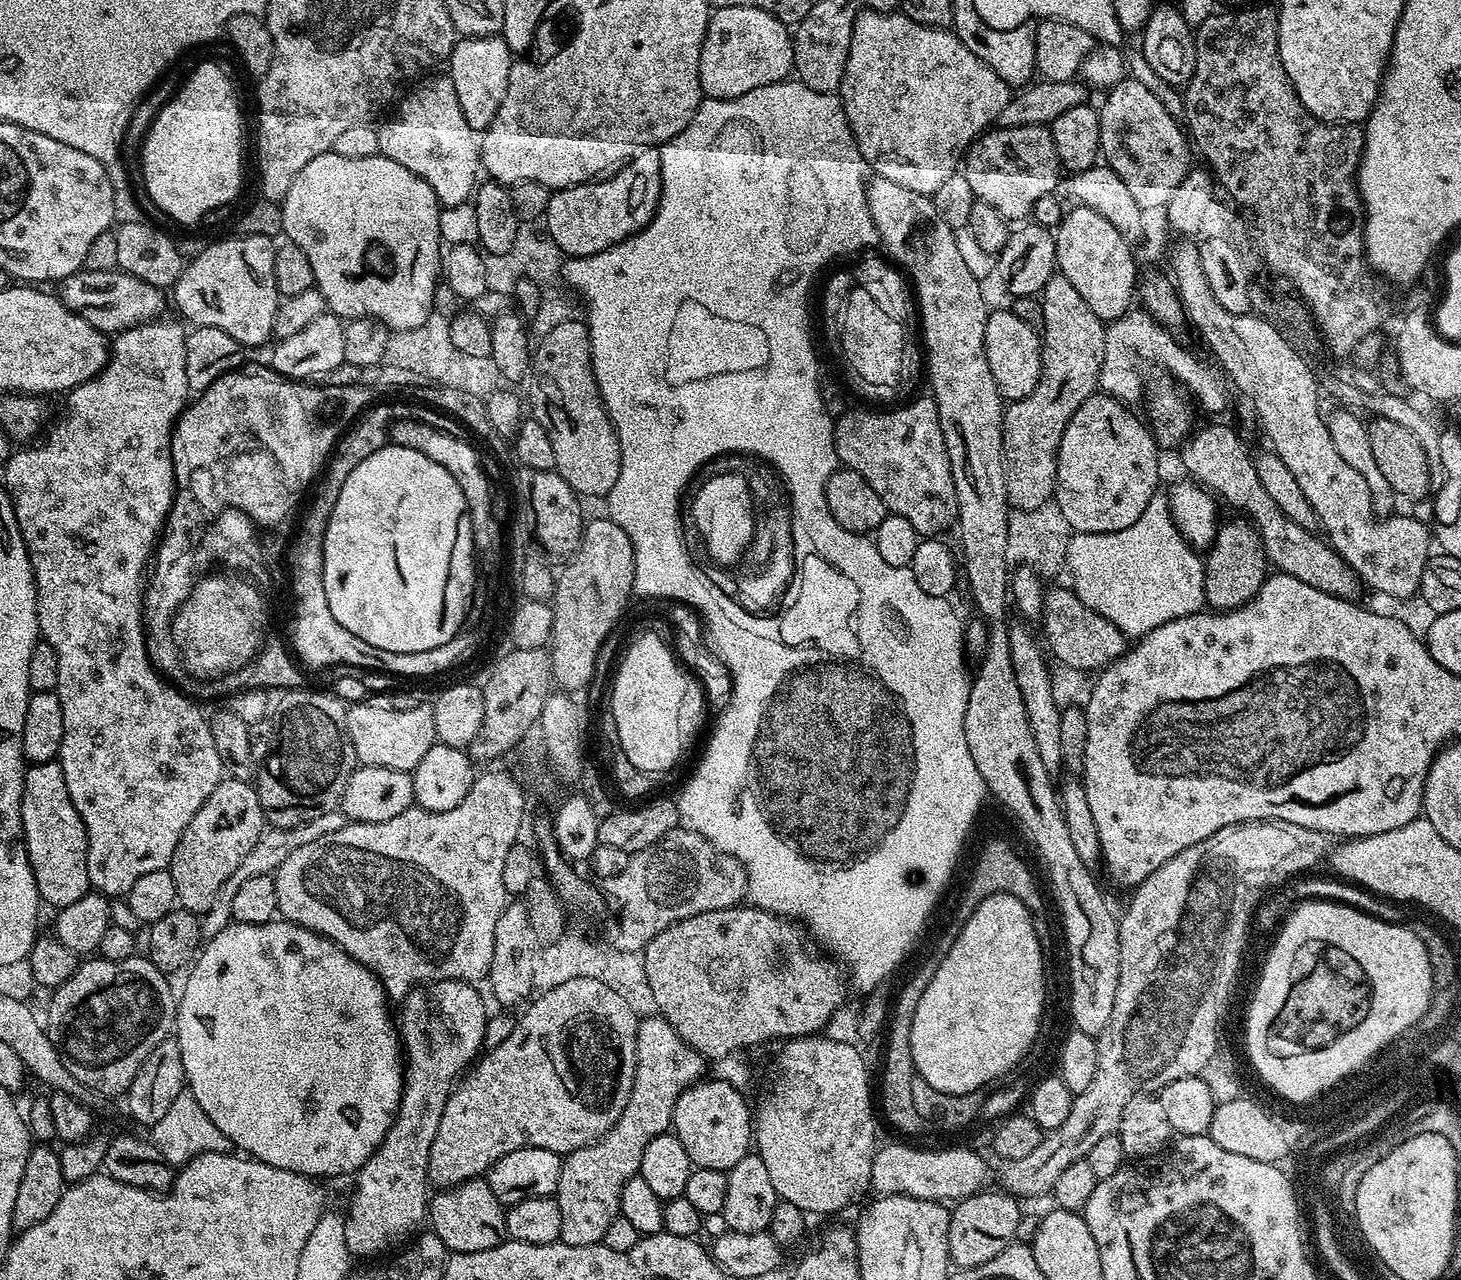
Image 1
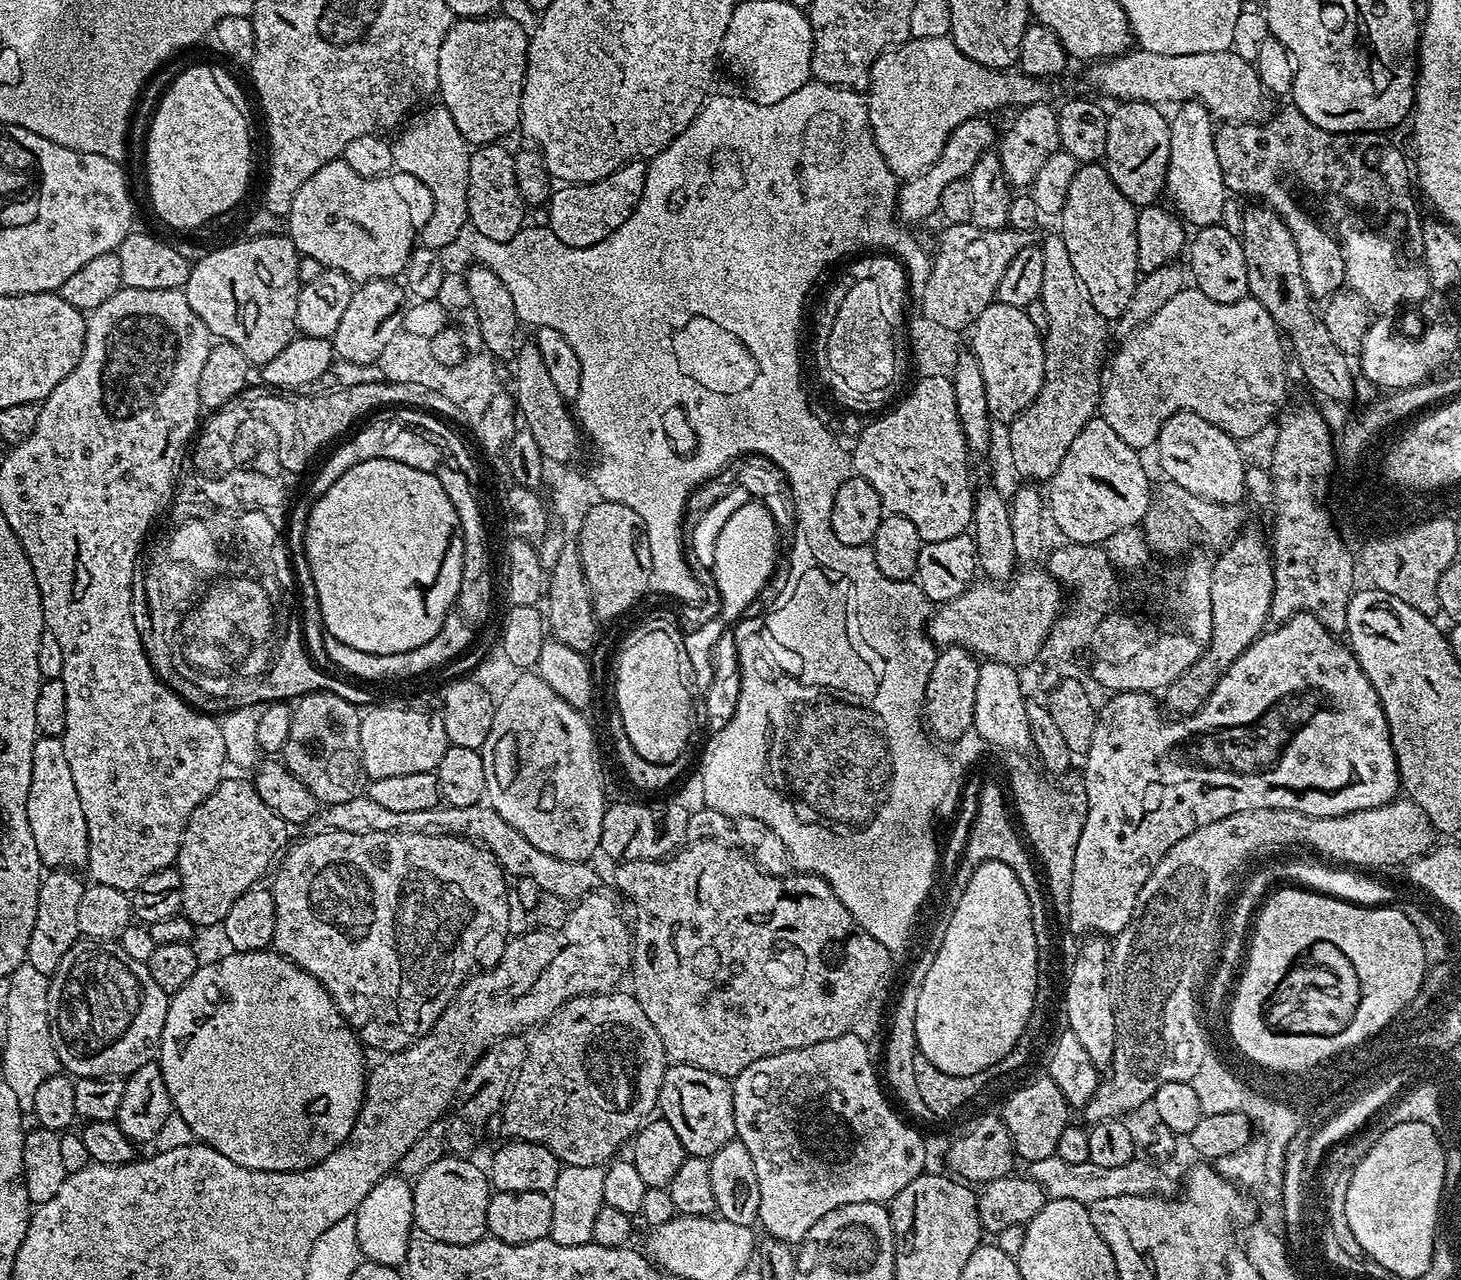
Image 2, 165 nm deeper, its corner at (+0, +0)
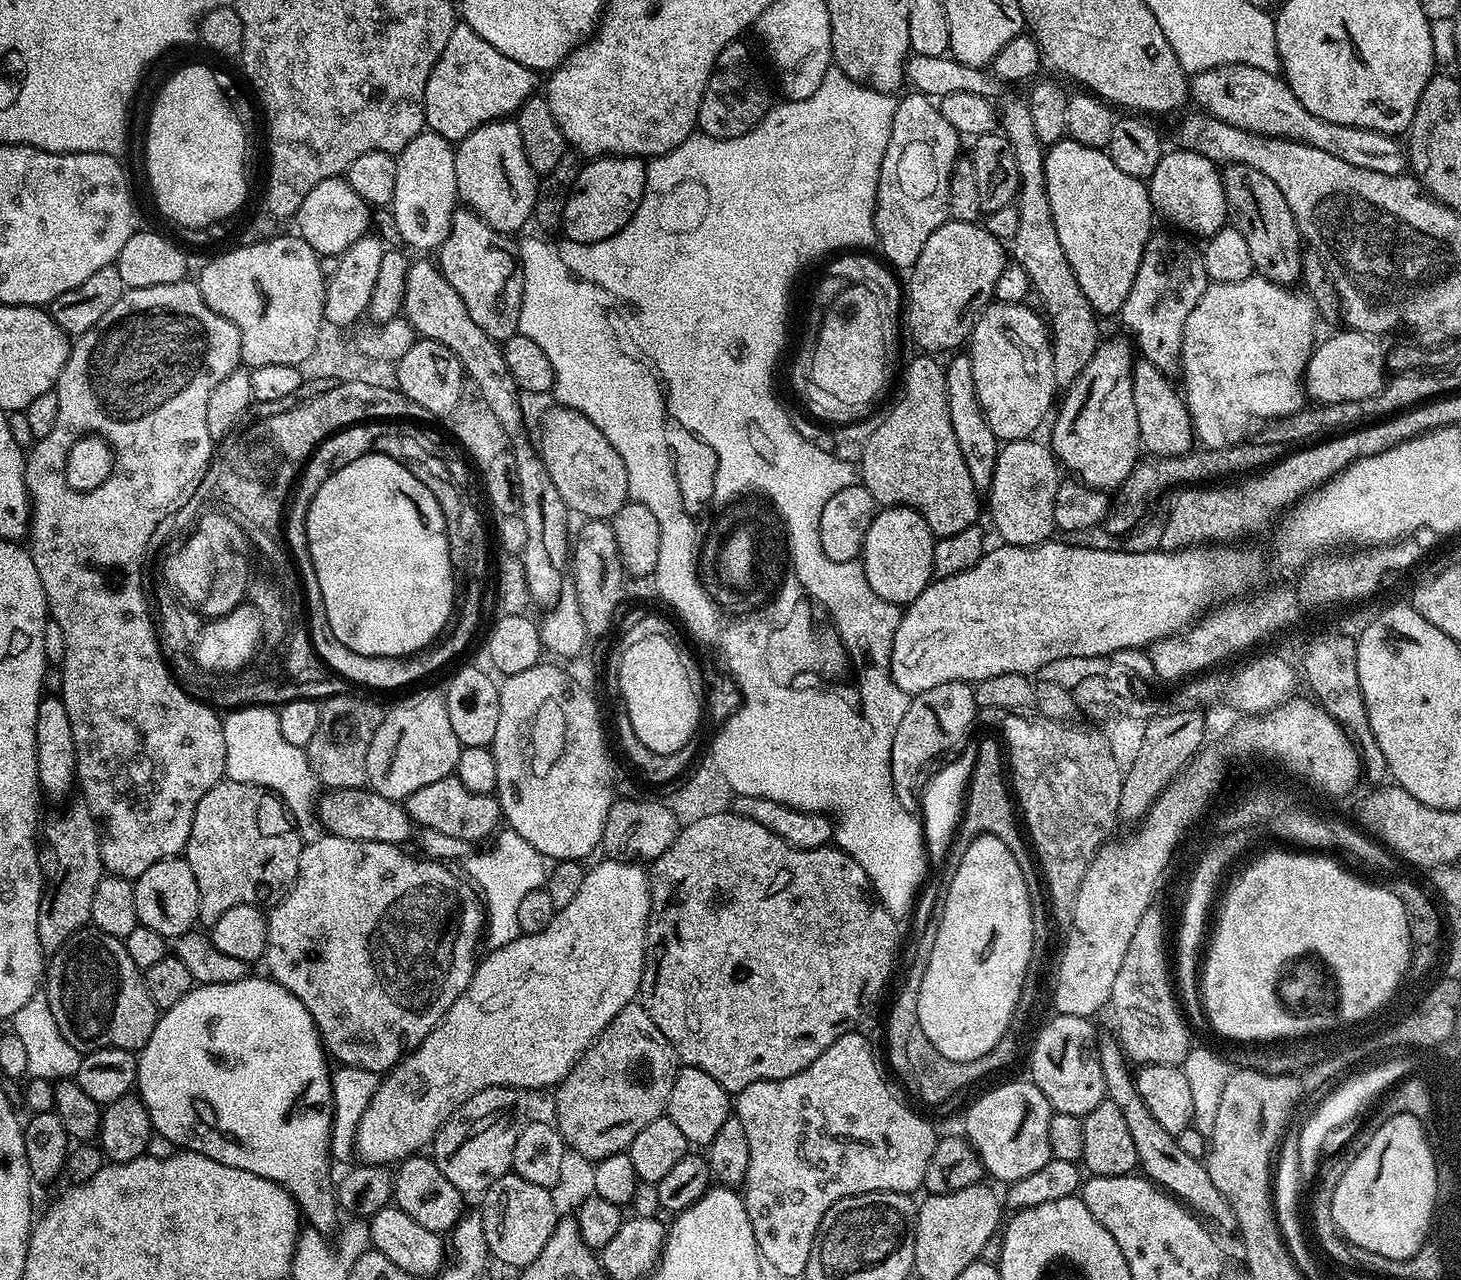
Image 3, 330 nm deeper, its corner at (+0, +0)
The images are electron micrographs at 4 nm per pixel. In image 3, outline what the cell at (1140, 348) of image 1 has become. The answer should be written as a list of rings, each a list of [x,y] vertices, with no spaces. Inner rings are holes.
[[[1253,274],[1242,282],[1209,283],[1202,298],[1198,298],[1198,306],[1190,310],[1180,347],[1178,372],[1184,375],[1182,395],[1188,413],[1192,415],[1194,436],[1203,447],[1220,448],[1240,444],[1249,439],[1248,431],[1252,427],[1255,429],[1265,422],[1279,420],[1305,407],[1306,393],[1302,387],[1302,377],[1317,339],[1318,315],[1311,297],[1300,290],[1292,291],[1296,290]]]

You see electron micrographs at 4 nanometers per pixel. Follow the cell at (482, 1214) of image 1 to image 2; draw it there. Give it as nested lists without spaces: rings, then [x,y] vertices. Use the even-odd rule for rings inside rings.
[[[446,1154],[438,1162],[434,1162],[434,1166],[429,1166],[427,1170],[422,1170],[420,1176],[415,1177],[414,1183],[412,1184],[413,1192],[413,1218],[415,1220],[415,1227],[420,1228],[425,1237],[429,1240],[437,1240],[438,1242],[446,1242],[447,1244],[473,1244],[479,1240],[485,1239],[488,1236],[488,1227],[486,1226],[486,1206],[490,1206],[490,1198],[494,1191],[489,1179],[488,1173],[483,1167],[479,1168],[474,1161],[468,1160],[472,1158],[465,1158],[460,1154]]]

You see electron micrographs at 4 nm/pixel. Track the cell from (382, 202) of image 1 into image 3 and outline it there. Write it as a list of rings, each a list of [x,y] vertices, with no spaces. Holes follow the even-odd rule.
[[[335,176],[326,182],[318,182],[297,210],[294,223],[297,224],[300,239],[306,241],[320,256],[339,256],[354,242],[358,242],[370,232],[370,205],[354,190],[347,179]]]

